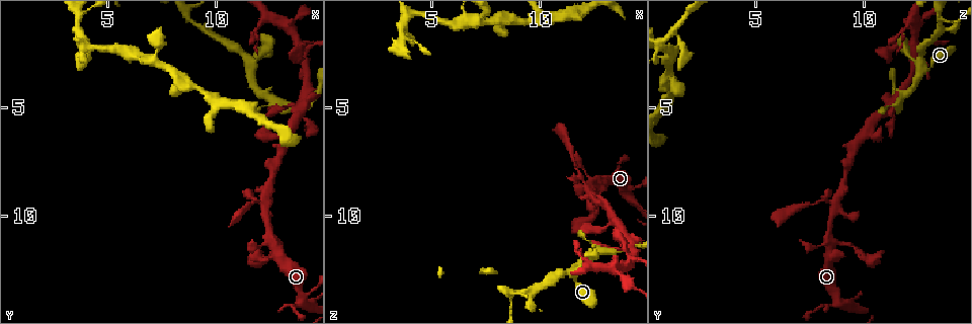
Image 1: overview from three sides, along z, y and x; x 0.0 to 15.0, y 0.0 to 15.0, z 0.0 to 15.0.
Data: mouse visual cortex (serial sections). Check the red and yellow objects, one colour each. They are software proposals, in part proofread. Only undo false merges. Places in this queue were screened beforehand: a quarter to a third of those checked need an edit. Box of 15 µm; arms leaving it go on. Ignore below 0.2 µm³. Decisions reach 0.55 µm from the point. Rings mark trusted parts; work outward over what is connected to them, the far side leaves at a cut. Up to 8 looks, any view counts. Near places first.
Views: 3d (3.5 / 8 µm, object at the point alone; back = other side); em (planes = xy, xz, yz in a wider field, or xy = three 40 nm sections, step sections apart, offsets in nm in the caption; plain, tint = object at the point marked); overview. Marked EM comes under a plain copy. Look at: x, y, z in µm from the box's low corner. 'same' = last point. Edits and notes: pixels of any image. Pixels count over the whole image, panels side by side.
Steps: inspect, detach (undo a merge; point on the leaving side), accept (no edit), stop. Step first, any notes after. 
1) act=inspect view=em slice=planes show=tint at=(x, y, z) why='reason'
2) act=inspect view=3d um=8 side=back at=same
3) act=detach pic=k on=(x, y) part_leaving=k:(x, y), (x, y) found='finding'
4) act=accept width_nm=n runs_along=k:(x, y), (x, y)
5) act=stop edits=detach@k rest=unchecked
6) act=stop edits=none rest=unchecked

act=inspect view=3d um=3.5 at=(11.6, 3.1, 12.7) why='thin neck'

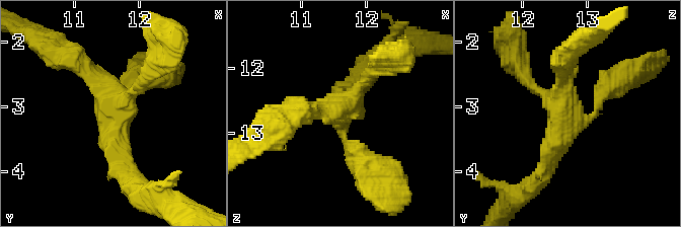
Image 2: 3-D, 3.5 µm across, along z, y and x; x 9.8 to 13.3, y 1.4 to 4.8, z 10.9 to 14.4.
act=inspect view=em slice=xy step=2 show=tint at=(11.60, 3.20, 12.80) why='now the EM'

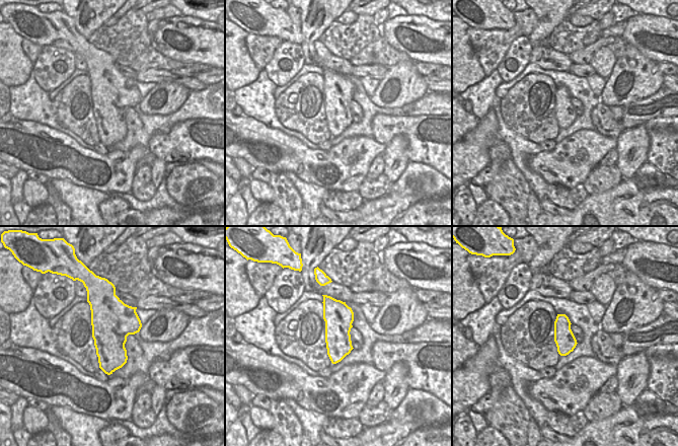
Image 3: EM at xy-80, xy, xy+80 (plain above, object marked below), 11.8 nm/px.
act=accept runs_along=2:(361, 162), (339, 131), (339, 110), (305, 110) found='continuous, no second cell'

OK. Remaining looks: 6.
act=inspect view=3d um=3.5 at=(13.6, 4.9, 11.6) why='thick turns thin'

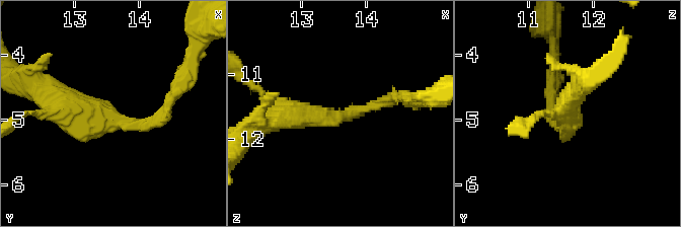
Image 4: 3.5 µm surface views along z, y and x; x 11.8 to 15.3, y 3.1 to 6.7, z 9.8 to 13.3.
act=inspect view=em slice=xy step=3 show=tint at=(13.50, 4.90, 11.65) arm_widths_nm=150,400

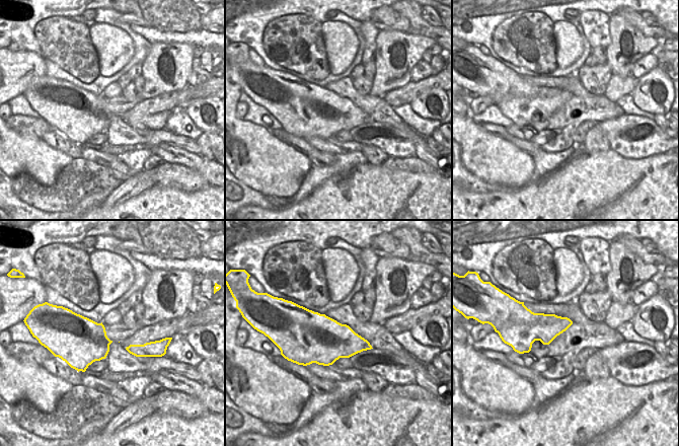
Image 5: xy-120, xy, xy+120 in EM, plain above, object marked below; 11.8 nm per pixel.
act=accept runs_along=4:(272, 120), (341, 117), (393, 96) found='continuous, no second cell'

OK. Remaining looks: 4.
act=inspect view=3d um=3.5 at=(12.8, 11.3, 8.4) why='branch point'

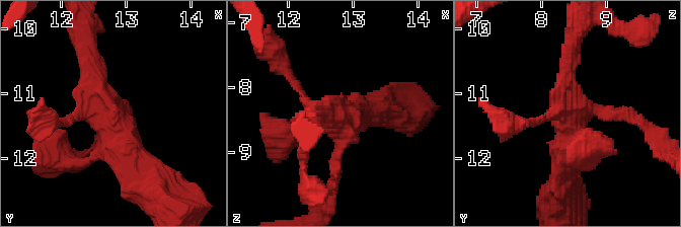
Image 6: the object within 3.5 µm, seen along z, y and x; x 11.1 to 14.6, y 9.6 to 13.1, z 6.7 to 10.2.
act=inspect view=em slice=xy step=1 show=tint at=(12.75, 11.35, 8.45)

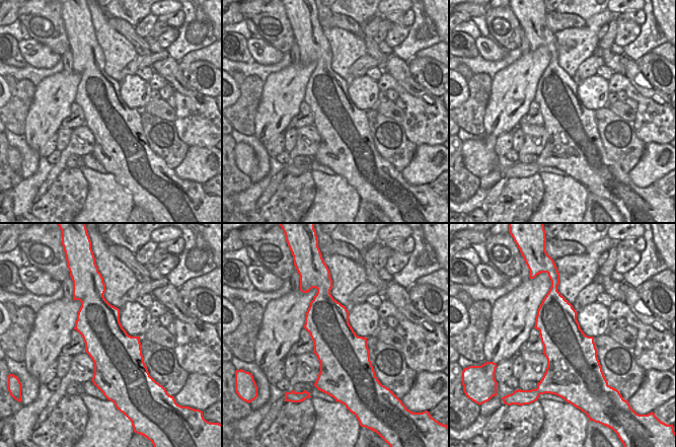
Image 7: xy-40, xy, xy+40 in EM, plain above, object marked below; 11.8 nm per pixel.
act=inspect view=em slice=xy step=2 show=tint at=same

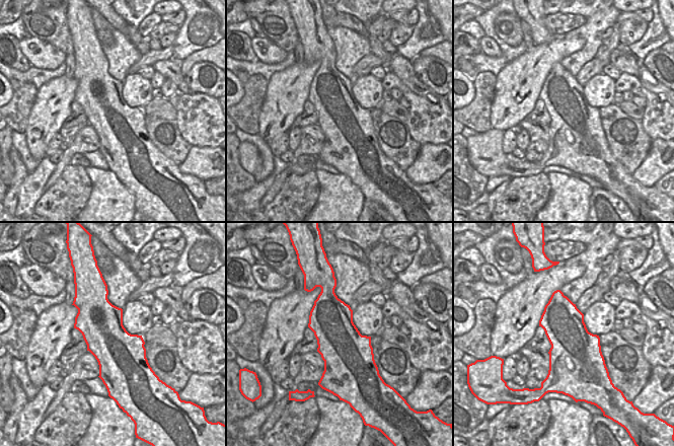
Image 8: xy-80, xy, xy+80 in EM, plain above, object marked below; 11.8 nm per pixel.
act=accept runs_along=6:(147, 172), (87, 57) found='all the same cell'

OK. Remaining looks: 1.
act=stop edits=none rest=unchecked

